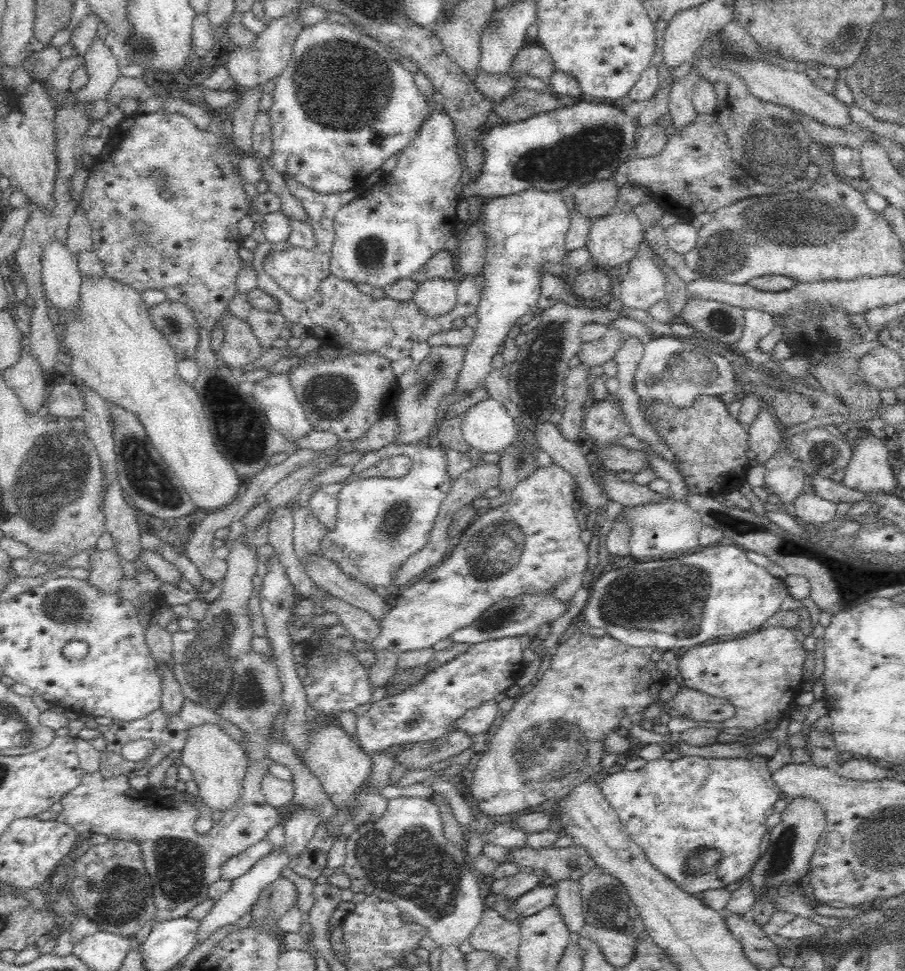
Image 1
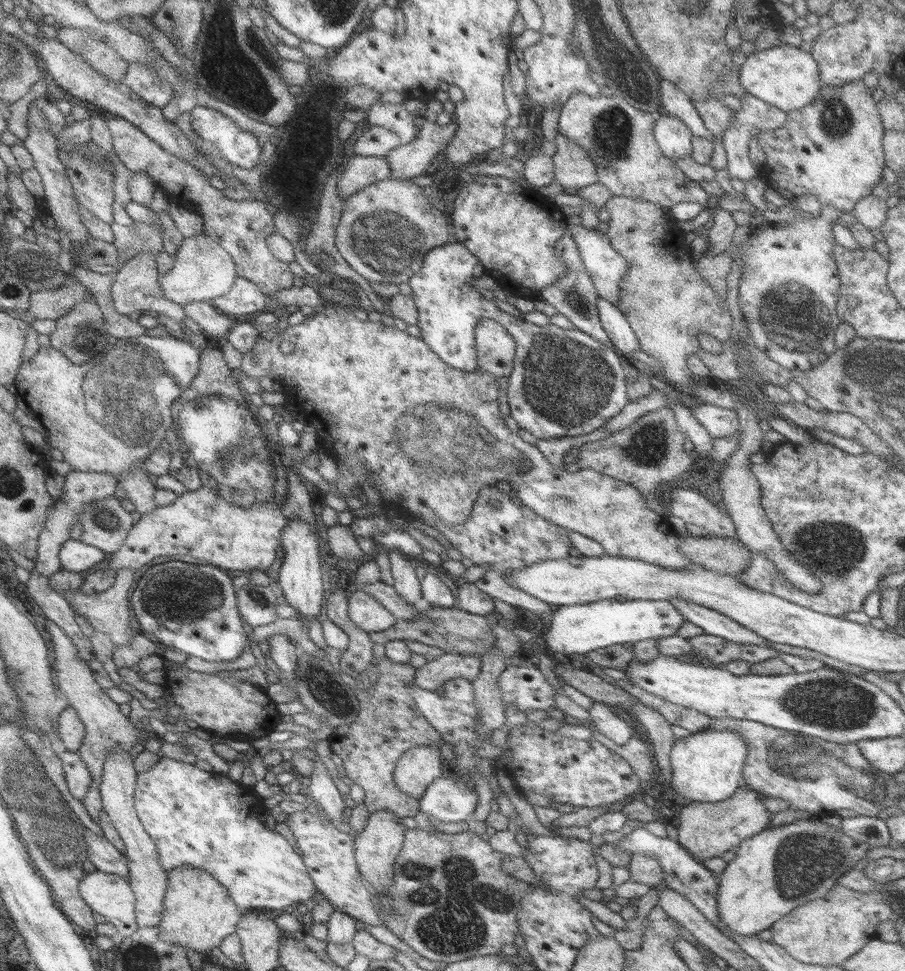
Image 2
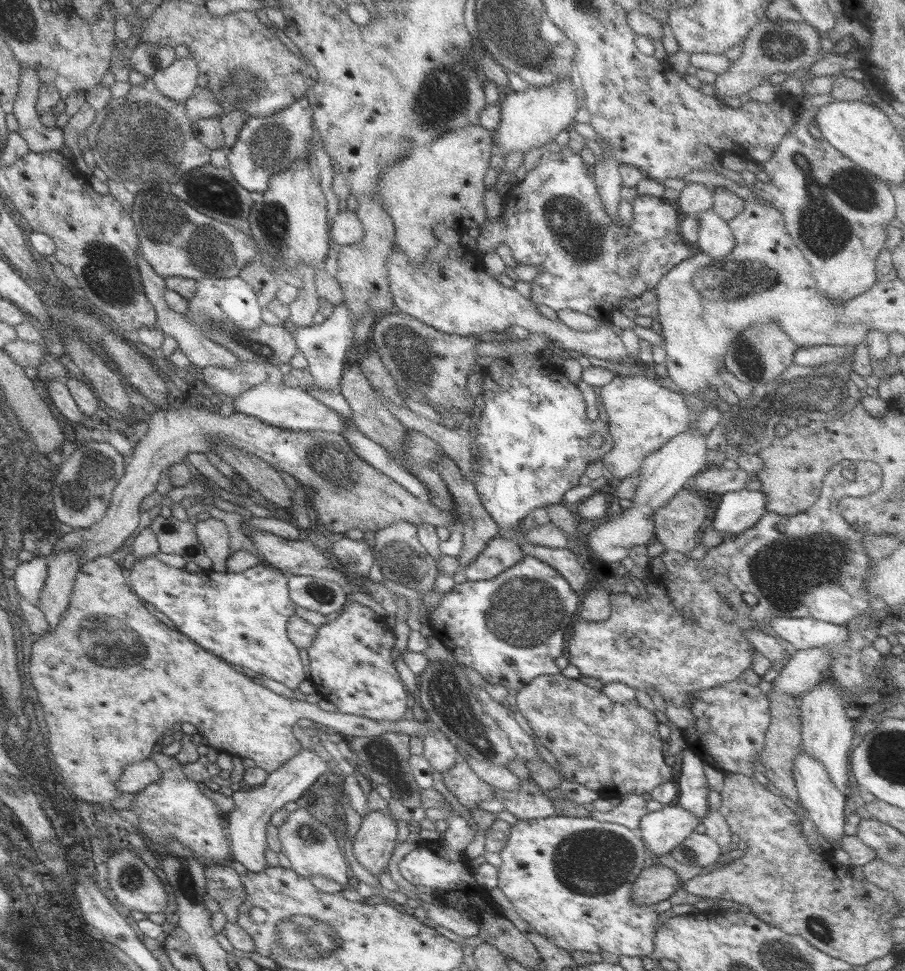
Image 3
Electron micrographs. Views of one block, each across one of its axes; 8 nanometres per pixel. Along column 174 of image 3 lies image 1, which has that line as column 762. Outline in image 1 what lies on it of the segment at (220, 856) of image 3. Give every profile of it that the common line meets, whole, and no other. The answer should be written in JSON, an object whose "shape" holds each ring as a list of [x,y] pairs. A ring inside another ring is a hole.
{"shape":[[[758,755],[756,758],[681,756],[673,761],[660,757],[640,769],[612,773],[599,783],[620,823],[644,851],[646,859],[684,892],[697,895],[704,890],[724,889],[748,877],[751,867],[760,860],[770,830],[767,821],[781,805],[780,789],[766,763],[767,759]]]}

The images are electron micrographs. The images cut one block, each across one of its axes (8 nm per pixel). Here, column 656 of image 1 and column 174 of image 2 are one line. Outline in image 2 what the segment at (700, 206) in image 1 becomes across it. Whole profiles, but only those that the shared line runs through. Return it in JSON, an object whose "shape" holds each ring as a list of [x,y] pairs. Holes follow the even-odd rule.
{"shape":[[[118,117],[106,120],[113,138],[113,149],[122,164],[133,173],[145,172],[153,184],[161,190],[168,203],[194,210],[203,219],[203,232],[220,243],[235,264],[237,277],[252,282],[267,297],[293,286],[289,264],[276,260],[266,246],[266,238],[275,233],[273,216],[265,205],[256,200],[230,200],[221,190],[210,185],[199,168],[187,160],[174,156],[156,144],[136,125]]]}

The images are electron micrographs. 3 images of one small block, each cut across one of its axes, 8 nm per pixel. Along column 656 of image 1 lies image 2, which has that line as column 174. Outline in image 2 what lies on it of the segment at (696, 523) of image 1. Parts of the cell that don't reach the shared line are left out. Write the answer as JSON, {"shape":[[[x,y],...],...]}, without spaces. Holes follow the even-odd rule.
{"shape":[[[203,485],[194,492],[186,491],[177,496],[176,501],[168,506],[156,507],[156,510],[143,514],[130,528],[127,538],[120,548],[108,555],[104,566],[116,572],[121,568],[136,571],[144,564],[152,562],[160,556],[170,556],[172,561],[180,561],[193,565],[216,565],[224,571],[243,570],[245,573],[252,569],[266,571],[276,560],[276,551],[280,552],[280,535],[289,520],[274,502],[257,502],[250,508],[234,506],[224,501],[215,490]]]}

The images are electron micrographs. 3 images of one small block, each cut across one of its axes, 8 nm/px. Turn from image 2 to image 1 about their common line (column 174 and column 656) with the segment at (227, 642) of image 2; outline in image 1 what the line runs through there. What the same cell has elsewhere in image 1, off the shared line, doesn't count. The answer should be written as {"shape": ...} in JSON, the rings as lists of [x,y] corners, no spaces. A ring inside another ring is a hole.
{"shape":[[[718,544],[667,561],[631,563],[616,570],[605,570],[590,586],[582,614],[586,624],[604,628],[608,635],[628,646],[674,652],[756,632],[764,628],[763,624],[784,606],[787,599],[789,593],[784,580],[752,563],[746,557],[745,549],[734,544]]]}

